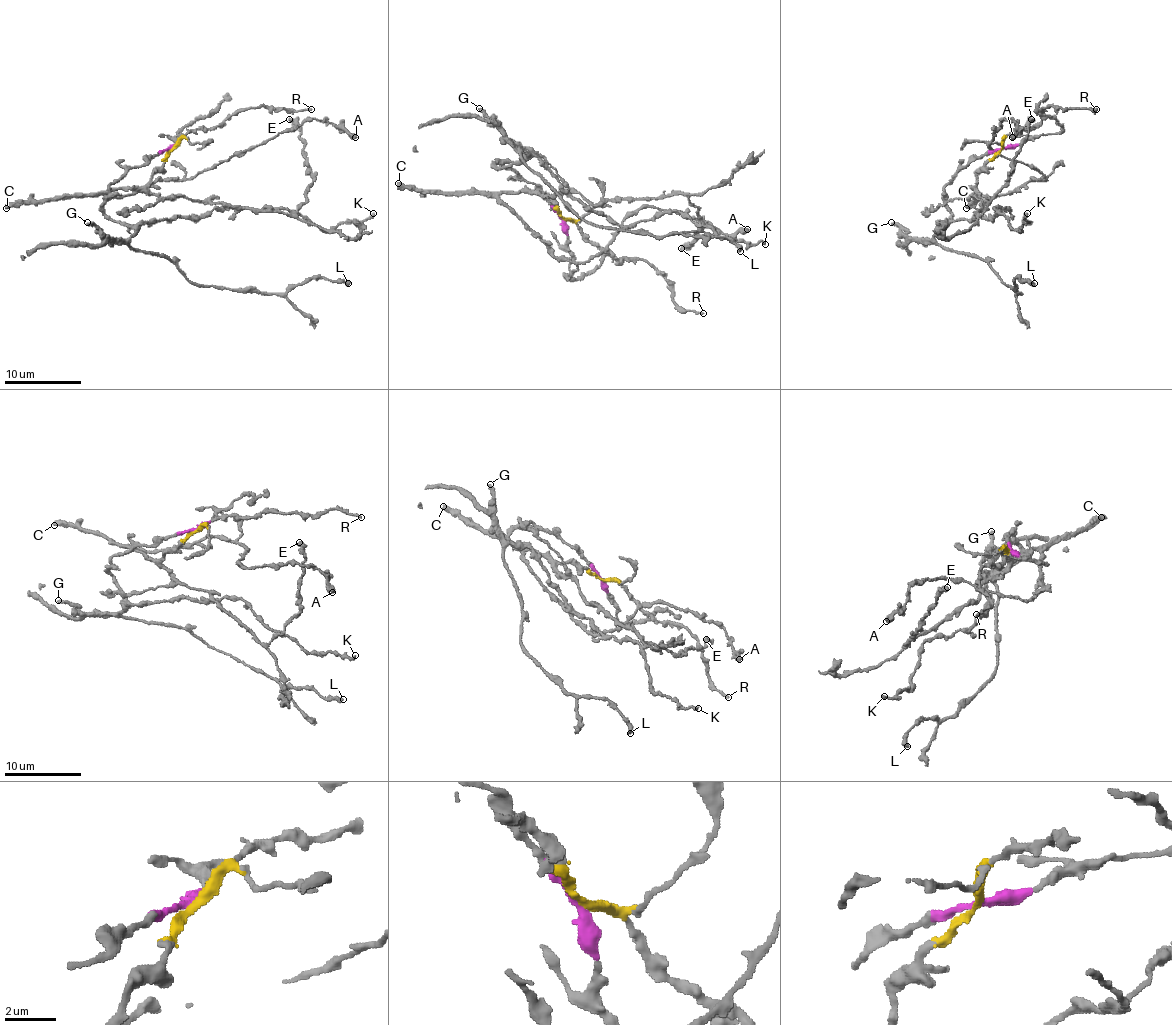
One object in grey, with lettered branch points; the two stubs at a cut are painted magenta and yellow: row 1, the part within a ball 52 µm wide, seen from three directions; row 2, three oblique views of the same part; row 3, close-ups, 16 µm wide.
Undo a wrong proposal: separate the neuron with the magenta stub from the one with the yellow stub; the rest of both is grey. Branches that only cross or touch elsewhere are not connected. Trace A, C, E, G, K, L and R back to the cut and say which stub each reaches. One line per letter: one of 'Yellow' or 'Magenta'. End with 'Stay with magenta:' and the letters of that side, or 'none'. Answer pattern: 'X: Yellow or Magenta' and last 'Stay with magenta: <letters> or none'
A: Yellow
C: Yellow
E: Yellow
G: Magenta
K: Magenta
L: Magenta
R: Yellow
Stay with magenta: G, K, L

